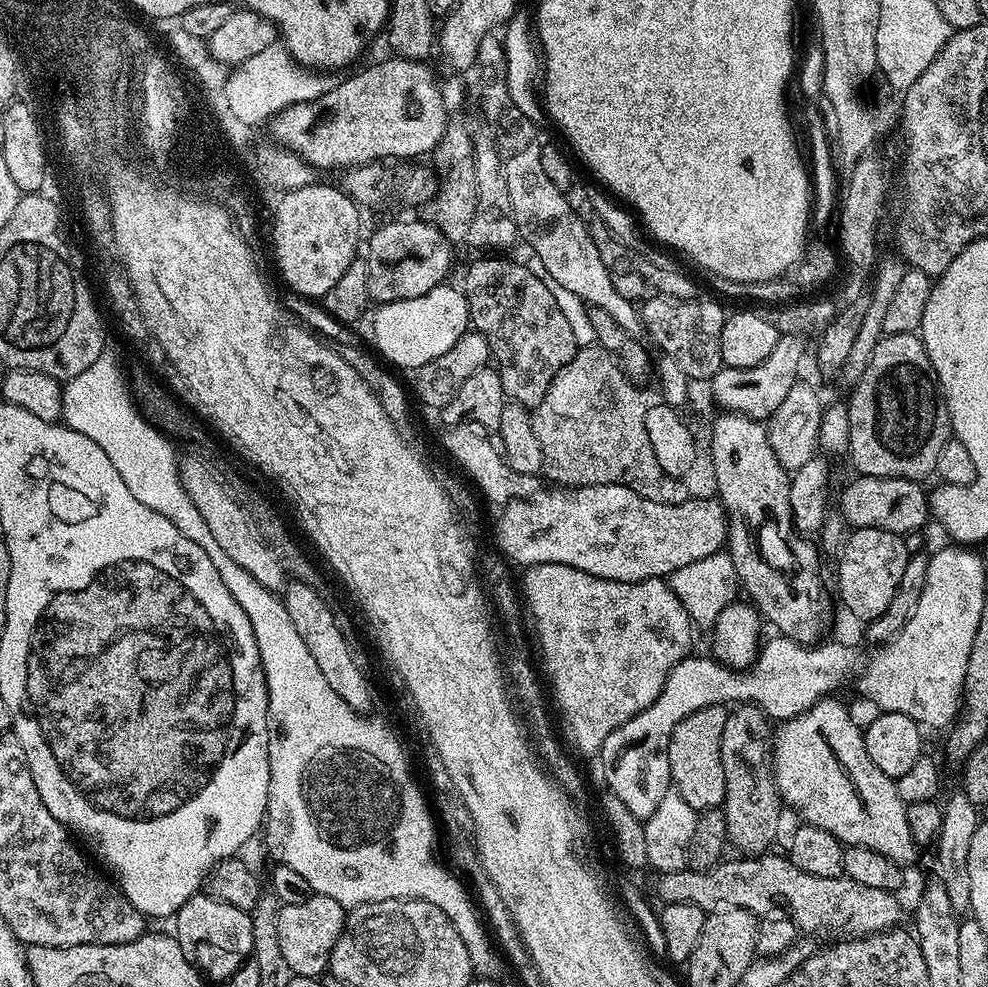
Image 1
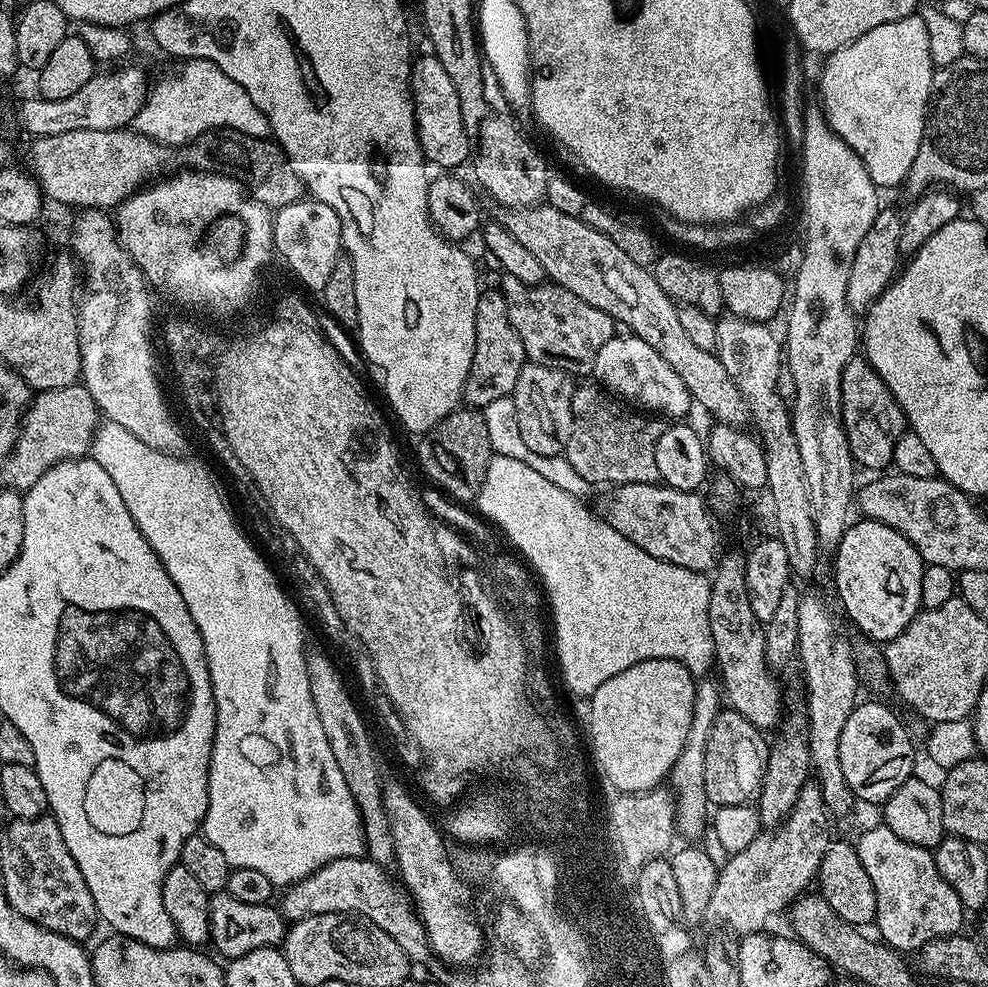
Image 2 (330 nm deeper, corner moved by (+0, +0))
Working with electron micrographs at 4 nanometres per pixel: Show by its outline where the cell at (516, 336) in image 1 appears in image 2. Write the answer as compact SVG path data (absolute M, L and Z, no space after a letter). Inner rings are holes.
M505 275L503 279L504 281L498 284L498 291L506 298L510 322L514 330L518 330L518 338L522 338L525 357L533 364L554 366L558 370L569 372L574 378L587 377L594 366L594 358L598 358L598 350L602 350L602 346L606 346L606 342L610 342L610 338L617 335L616 321L610 318L610 314L598 310L598 306L582 302L578 294L570 294L570 290L558 288L551 282L523 284L518 282L518 278L509 275Z

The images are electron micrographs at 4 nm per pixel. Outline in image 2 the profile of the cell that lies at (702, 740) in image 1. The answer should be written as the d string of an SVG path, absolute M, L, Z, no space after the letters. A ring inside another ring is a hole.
M730 706L725 707L710 728L709 742L705 754L705 794L709 805L725 810L737 808L739 804L748 804L759 793L764 780L764 771L768 765L769 741L764 741L765 733L755 728L742 714Z

